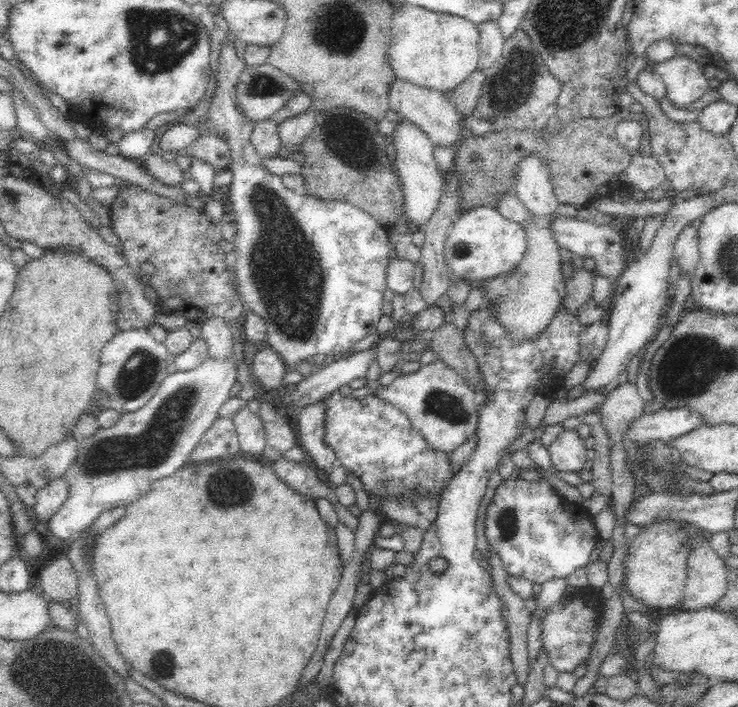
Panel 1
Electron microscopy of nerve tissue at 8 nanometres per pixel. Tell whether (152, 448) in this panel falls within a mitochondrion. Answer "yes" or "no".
yes

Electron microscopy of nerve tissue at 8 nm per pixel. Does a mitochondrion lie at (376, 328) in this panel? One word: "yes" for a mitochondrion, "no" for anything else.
no

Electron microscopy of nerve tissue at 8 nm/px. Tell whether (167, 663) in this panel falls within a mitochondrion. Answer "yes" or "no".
yes

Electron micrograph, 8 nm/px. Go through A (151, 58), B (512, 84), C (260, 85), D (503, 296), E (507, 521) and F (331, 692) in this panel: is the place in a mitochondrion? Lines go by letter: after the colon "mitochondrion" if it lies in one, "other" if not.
A: mitochondrion
B: mitochondrion
C: mitochondrion
D: mitochondrion
E: mitochondrion
F: other

